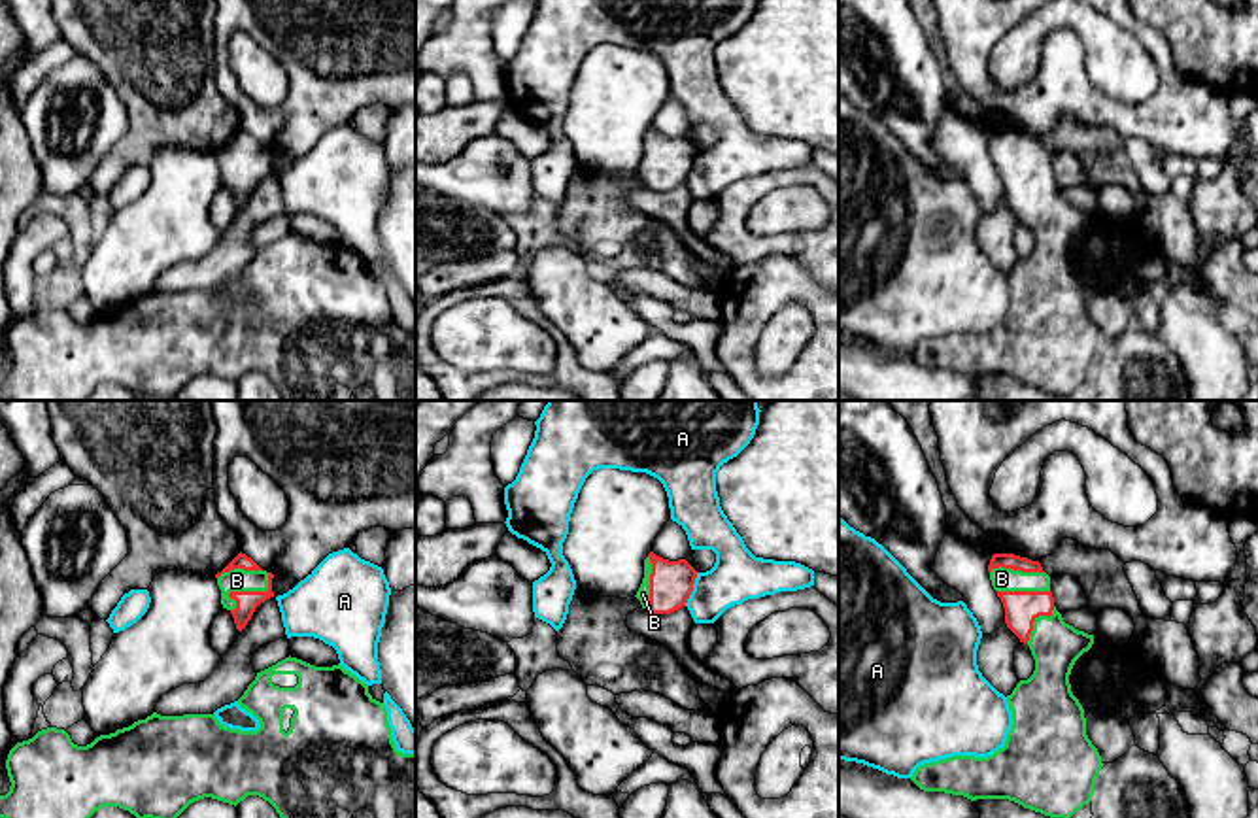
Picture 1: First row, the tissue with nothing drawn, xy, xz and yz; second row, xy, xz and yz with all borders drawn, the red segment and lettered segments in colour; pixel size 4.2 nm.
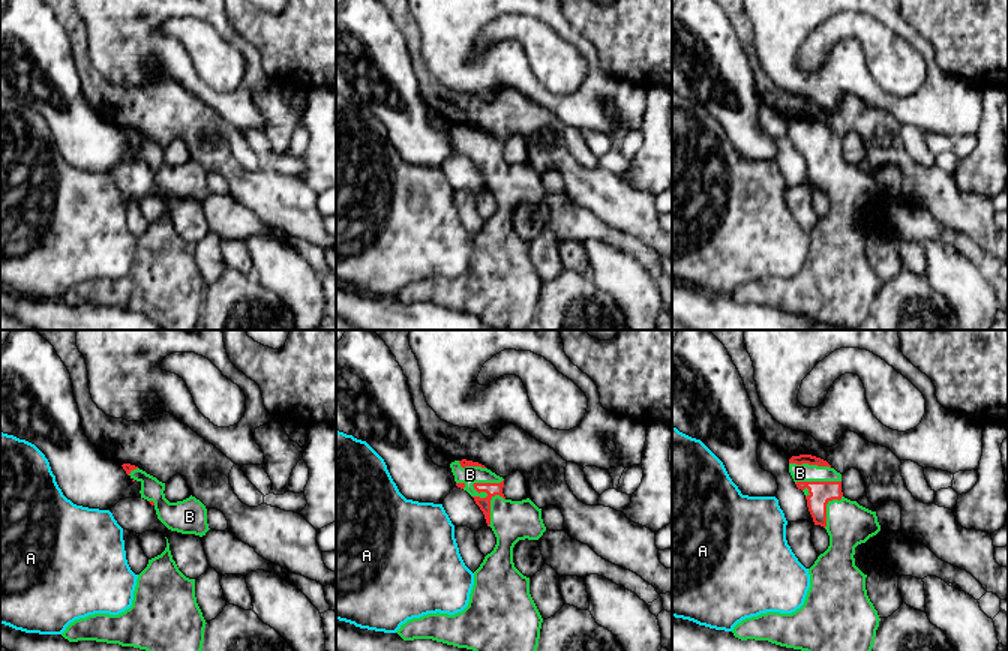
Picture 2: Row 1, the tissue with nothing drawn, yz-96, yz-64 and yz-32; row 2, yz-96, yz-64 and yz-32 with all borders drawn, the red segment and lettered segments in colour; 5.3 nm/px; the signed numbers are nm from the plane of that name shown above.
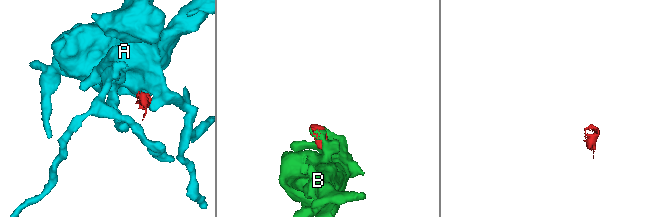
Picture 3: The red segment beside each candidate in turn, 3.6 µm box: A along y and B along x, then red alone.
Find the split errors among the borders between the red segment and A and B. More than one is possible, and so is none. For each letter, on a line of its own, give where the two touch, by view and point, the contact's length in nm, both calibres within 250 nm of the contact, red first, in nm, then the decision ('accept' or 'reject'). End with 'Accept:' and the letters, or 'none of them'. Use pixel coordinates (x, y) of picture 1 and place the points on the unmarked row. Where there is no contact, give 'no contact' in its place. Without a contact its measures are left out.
A: meets red in xz at (692, 167); contact 160 nm long; 190 nm thick on the red side, 220 nm on the other; reject
B: meets red in xy at (246, 169); contact 240 nm long; 100 nm thick on the red side, 100 nm on the other; accept
Accept: B

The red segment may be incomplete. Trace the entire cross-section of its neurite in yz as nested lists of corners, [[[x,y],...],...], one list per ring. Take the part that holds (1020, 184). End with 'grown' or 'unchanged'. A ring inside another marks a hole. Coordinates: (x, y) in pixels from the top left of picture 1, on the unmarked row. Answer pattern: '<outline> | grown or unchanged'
[[[994,130],[990,157],[1005,185],[1007,204],[1028,221],[1035,247],[1007,272],[1012,304],[1005,323],[988,334],[952,332],[920,342],[910,357],[924,368],[944,368],[977,376],[1009,376],[1050,395],[1069,397],[1092,378],[1101,332],[1086,312],[1084,285],[1071,268],[1075,238],[1092,225],[1094,212],[1065,200],[1054,183],[1050,153],[1039,138],[1014,130]]] | grown

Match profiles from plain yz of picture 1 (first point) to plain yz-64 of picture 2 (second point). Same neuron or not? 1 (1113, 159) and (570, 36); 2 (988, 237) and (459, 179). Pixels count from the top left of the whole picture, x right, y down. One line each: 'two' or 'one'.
1: two
2: two

